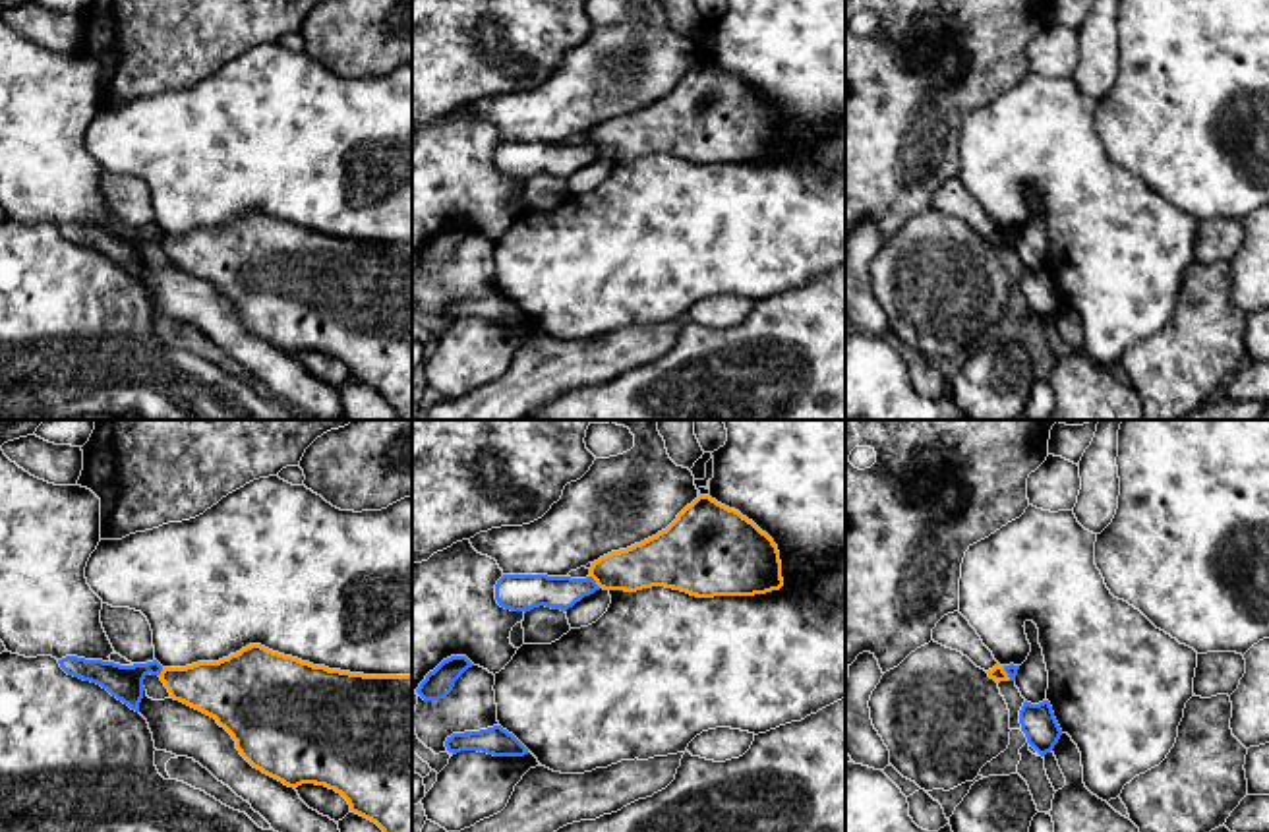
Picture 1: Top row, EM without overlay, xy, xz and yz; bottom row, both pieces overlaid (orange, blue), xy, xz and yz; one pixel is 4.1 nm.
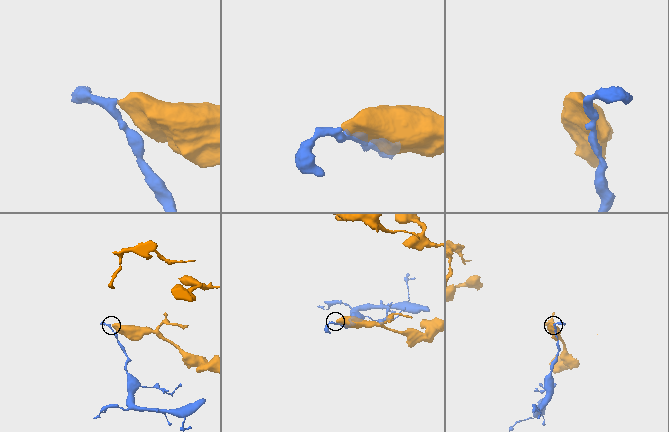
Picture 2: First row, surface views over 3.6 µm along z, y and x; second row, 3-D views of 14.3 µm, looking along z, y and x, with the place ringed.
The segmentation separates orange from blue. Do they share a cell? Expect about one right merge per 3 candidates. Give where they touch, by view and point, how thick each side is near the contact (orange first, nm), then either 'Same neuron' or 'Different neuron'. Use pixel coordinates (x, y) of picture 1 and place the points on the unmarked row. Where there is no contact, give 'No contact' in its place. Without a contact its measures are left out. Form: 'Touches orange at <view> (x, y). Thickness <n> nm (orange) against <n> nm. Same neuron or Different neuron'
Touches orange at xz (594, 146). Thickness 190 nm (orange) against 140 nm. Different neuron

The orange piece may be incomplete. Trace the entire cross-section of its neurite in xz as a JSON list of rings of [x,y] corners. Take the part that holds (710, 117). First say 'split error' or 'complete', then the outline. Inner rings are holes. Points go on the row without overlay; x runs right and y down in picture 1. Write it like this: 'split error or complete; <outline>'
complete; [[[698,62],[656,103],[590,134],[604,157],[665,153],[696,164],[754,163],[783,153],[774,106],[739,77]]]

